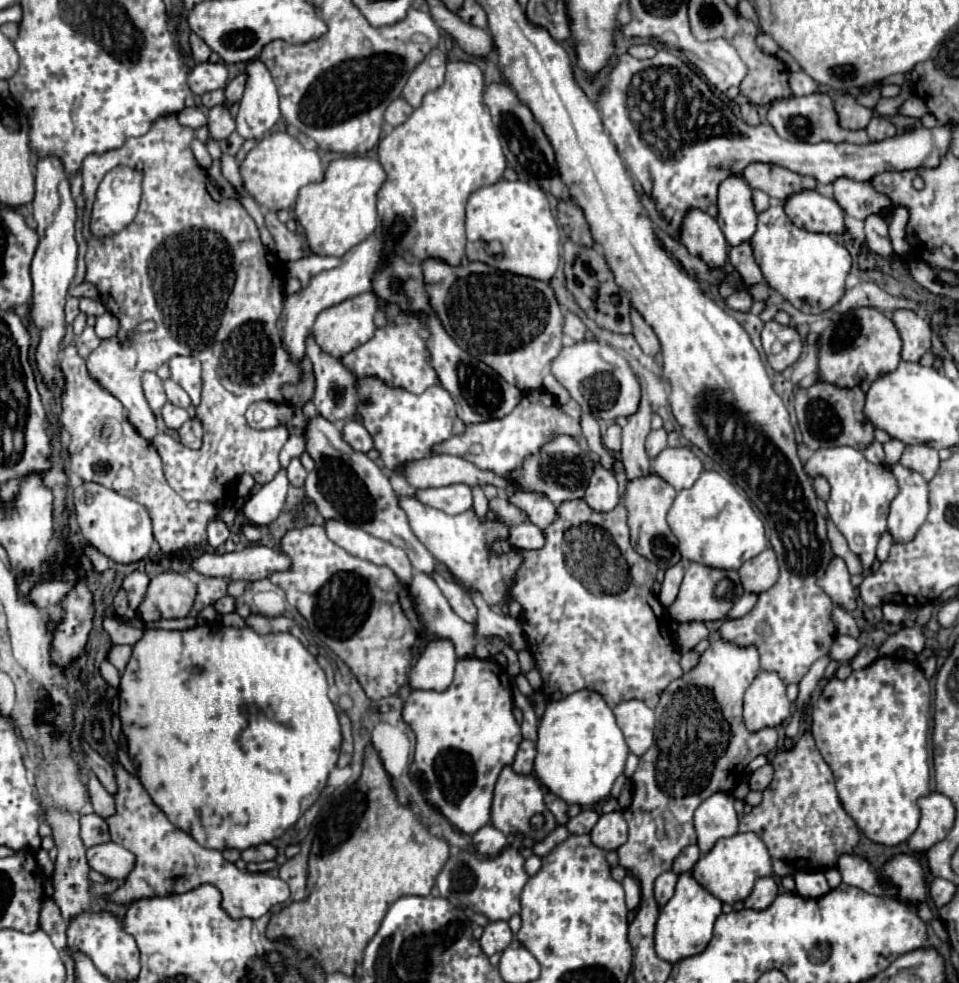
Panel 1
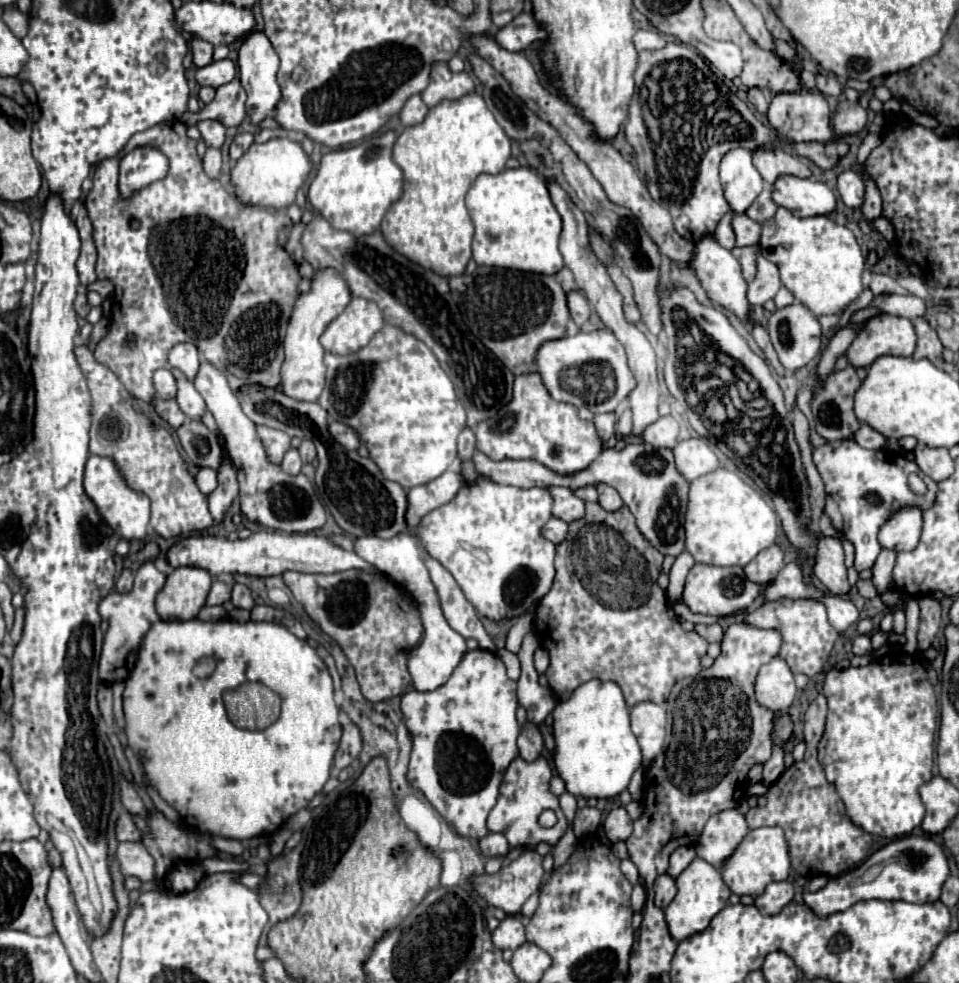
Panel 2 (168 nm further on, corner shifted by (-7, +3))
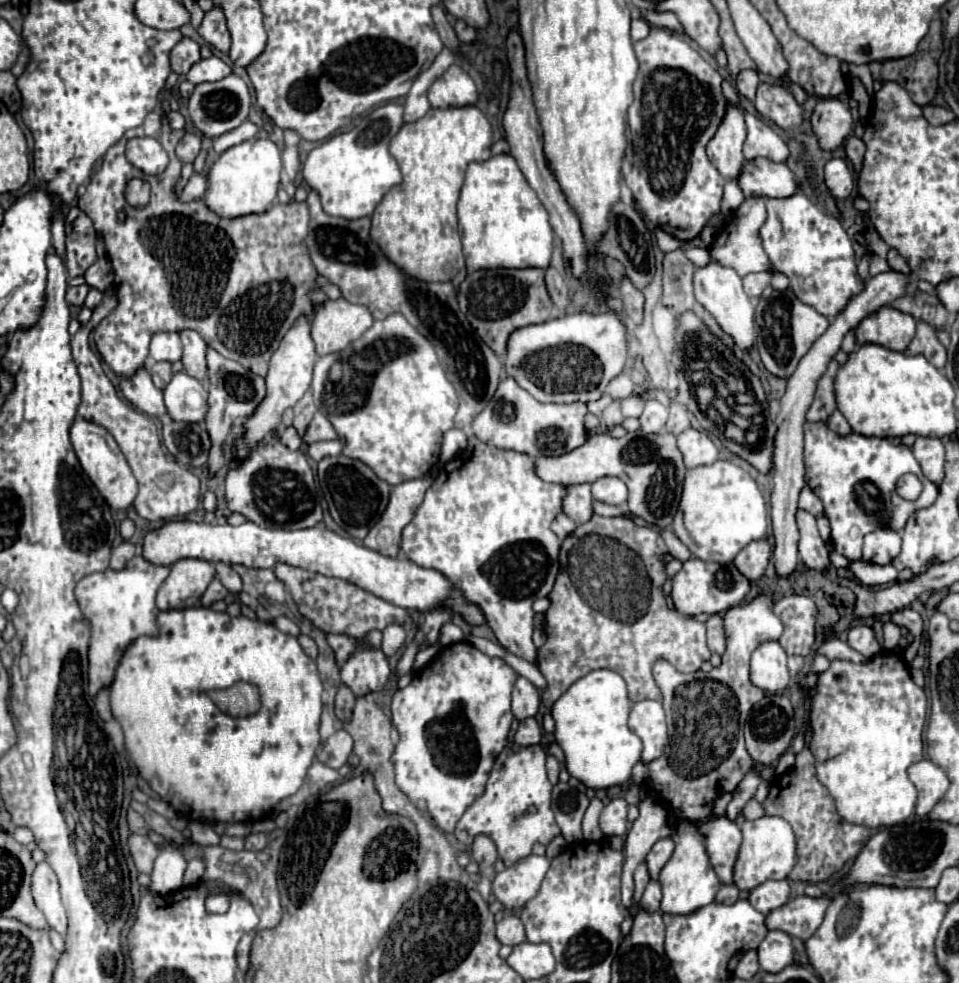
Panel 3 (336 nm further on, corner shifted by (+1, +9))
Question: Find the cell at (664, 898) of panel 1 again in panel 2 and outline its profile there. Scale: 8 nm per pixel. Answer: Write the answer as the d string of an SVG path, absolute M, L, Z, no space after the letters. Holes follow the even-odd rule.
M668 873L660 875L660 877L656 879L654 891L656 891L656 899L654 899L654 903L656 903L660 909L666 909L666 907L672 903L676 891L678 891L678 889L676 889L676 879L670 877Z

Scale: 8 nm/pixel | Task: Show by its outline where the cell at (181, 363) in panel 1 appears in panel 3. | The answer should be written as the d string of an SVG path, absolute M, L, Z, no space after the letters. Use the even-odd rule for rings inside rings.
M154 333L150 341L150 355L156 361L180 361L182 359L182 343L178 333Z

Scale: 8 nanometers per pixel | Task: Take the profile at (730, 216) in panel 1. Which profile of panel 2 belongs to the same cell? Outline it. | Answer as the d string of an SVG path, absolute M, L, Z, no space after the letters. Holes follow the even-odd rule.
M732 149L720 163L720 181L724 197L734 213L746 213L746 209L760 195L764 181L752 165L752 155L746 149Z

